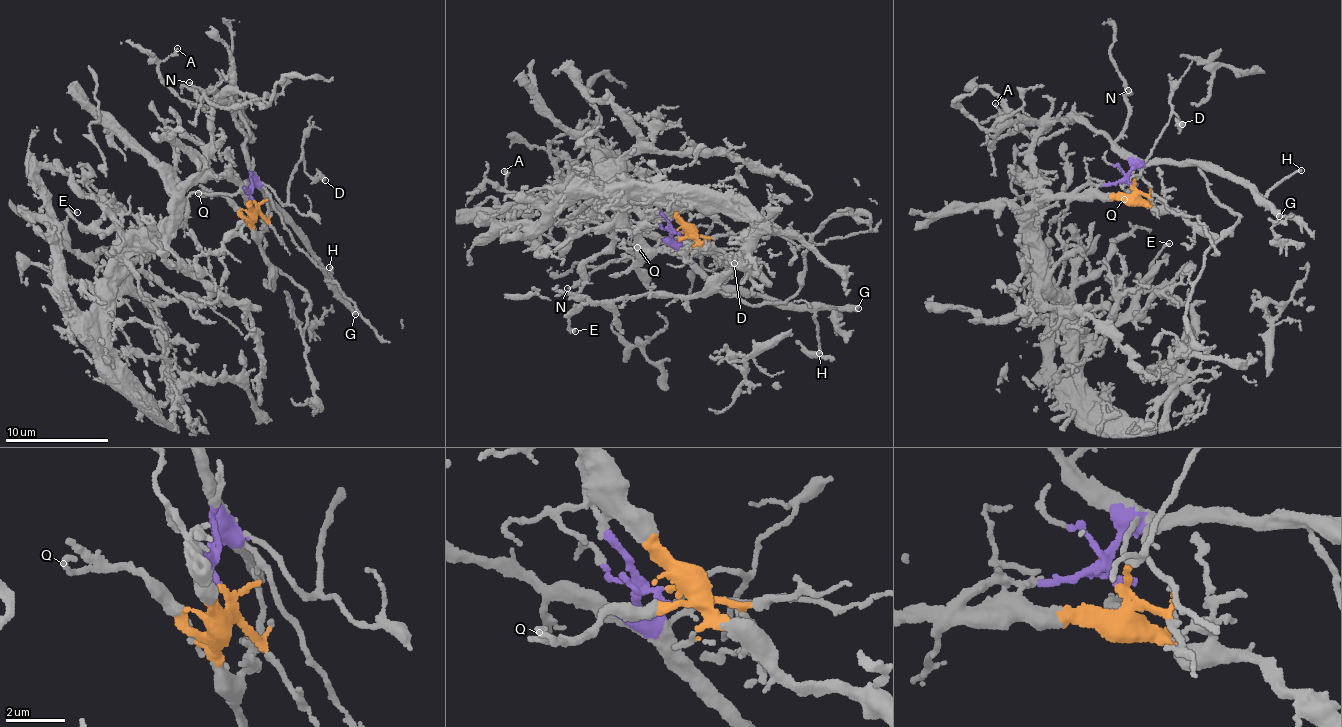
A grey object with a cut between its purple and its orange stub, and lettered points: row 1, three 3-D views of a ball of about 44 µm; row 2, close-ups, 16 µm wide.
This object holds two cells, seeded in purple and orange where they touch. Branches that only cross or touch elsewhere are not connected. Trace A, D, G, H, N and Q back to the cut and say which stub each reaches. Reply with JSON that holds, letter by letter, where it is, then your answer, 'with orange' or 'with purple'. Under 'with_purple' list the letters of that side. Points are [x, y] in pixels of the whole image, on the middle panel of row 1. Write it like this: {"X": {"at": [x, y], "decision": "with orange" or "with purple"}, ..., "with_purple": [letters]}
{"A": {"at": [504, 171], "decision": "with purple"}, "D": {"at": [734, 263], "decision": "with purple"}, "G": {"at": [858, 308], "decision": "with purple"}, "H": {"at": [819, 353], "decision": "with purple"}, "N": {"at": [567, 288], "decision": "with purple"}, "Q": {"at": [637, 247], "decision": "with orange"}, "with_purple": ["A", "D", "G", "H", "N"]}

